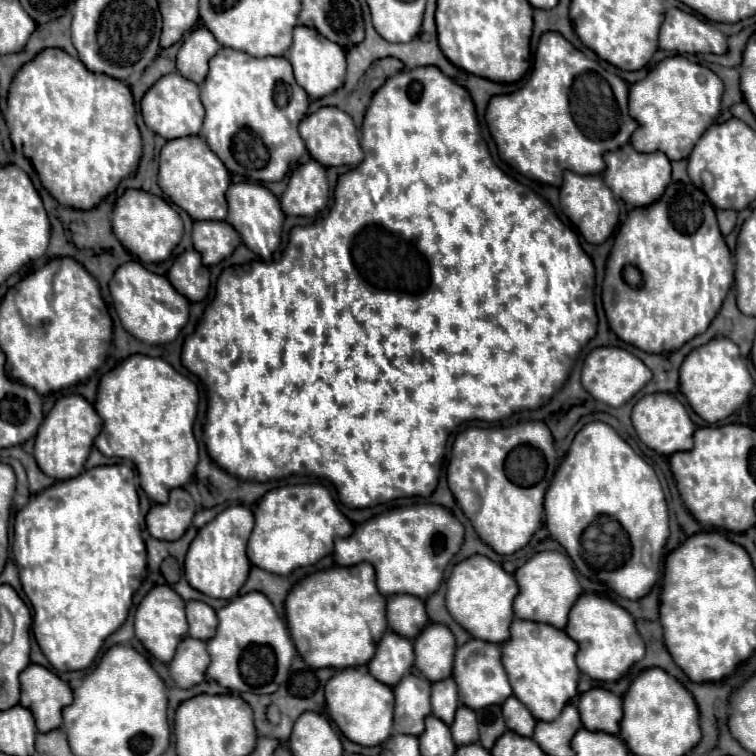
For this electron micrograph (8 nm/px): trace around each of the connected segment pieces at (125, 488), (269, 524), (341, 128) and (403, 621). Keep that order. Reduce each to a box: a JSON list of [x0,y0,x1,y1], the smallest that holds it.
[[13,462,147,672],[247,484,353,574],[299,106,363,168],[387,594,427,640]]

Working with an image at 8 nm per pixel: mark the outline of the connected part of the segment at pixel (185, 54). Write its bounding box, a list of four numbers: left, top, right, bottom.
[177,28,219,84]

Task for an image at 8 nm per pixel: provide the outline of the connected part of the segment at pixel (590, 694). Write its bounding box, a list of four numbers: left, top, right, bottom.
[579,688,621,734]

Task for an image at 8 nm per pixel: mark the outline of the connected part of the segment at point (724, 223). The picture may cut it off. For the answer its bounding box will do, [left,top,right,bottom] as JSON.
[717,210,737,236]

